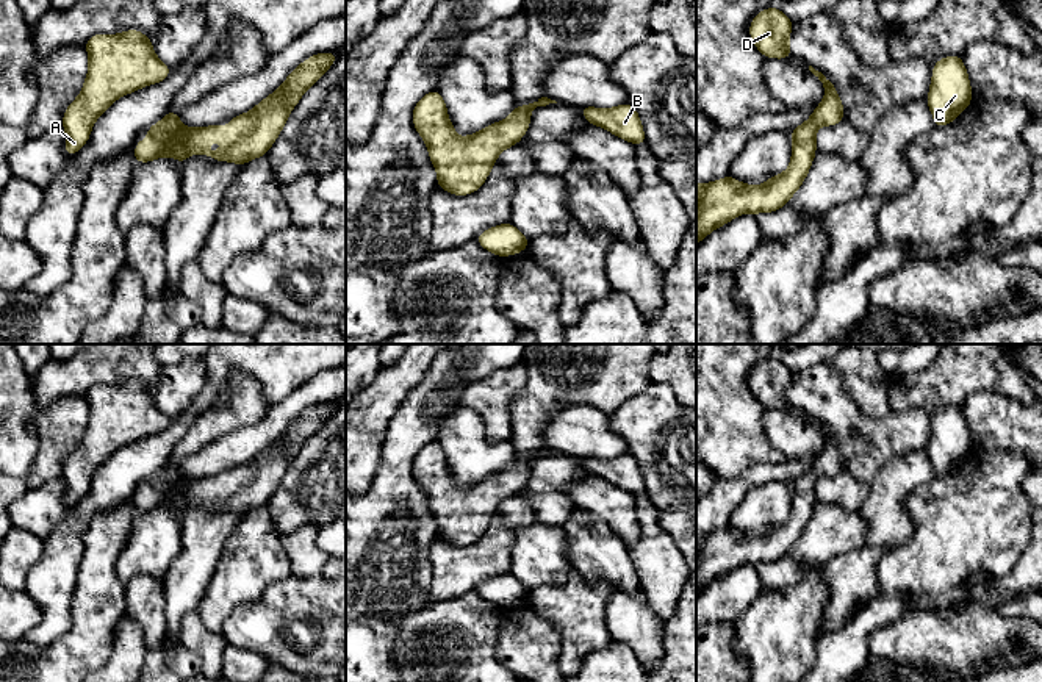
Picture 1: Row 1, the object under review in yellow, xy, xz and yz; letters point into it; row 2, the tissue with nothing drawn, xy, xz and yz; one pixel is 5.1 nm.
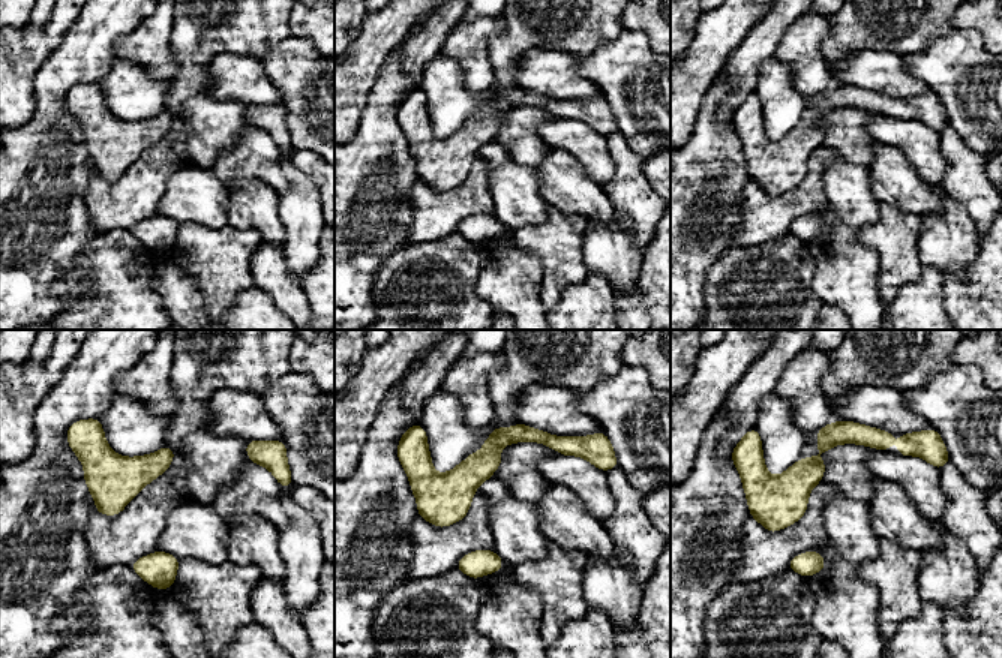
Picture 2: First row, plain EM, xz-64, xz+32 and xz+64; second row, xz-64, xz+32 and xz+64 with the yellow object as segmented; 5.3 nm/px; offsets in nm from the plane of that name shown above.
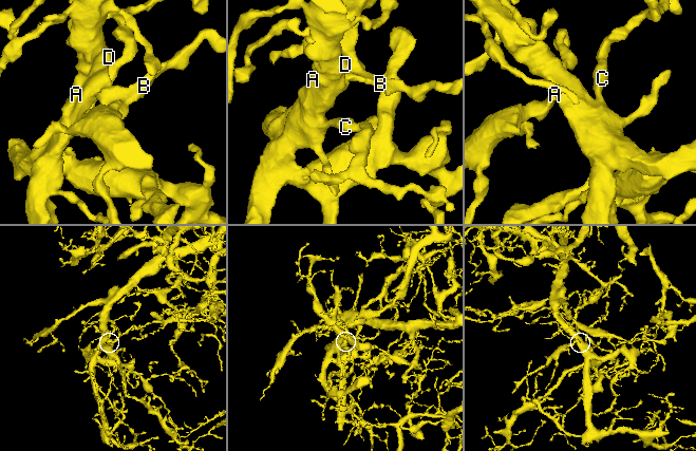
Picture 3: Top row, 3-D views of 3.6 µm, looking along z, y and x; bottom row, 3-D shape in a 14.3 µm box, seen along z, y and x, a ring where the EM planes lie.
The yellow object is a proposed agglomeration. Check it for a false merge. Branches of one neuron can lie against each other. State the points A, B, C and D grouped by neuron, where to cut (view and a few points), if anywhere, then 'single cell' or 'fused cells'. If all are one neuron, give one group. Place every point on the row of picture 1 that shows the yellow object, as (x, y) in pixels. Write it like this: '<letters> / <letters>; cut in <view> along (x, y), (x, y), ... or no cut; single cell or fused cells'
A B C D; no cut; single cell

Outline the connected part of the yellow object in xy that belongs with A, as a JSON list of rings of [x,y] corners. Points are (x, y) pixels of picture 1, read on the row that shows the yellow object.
[[[138,30],[94,34],[84,47],[89,56],[88,75],[80,95],[63,116],[69,158],[86,144],[94,122],[111,103],[171,75],[171,69],[155,55],[152,39]]]

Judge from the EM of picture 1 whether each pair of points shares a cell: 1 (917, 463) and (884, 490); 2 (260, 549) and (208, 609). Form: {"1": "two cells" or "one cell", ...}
{"1": "one cell", "2": "one cell"}

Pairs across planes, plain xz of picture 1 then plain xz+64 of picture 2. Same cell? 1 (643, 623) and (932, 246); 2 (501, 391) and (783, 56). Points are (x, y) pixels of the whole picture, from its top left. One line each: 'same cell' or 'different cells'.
1: same cell
2: same cell

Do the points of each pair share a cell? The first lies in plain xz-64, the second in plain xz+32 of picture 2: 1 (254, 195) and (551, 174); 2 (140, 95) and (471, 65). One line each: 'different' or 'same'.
1: same
2: different

